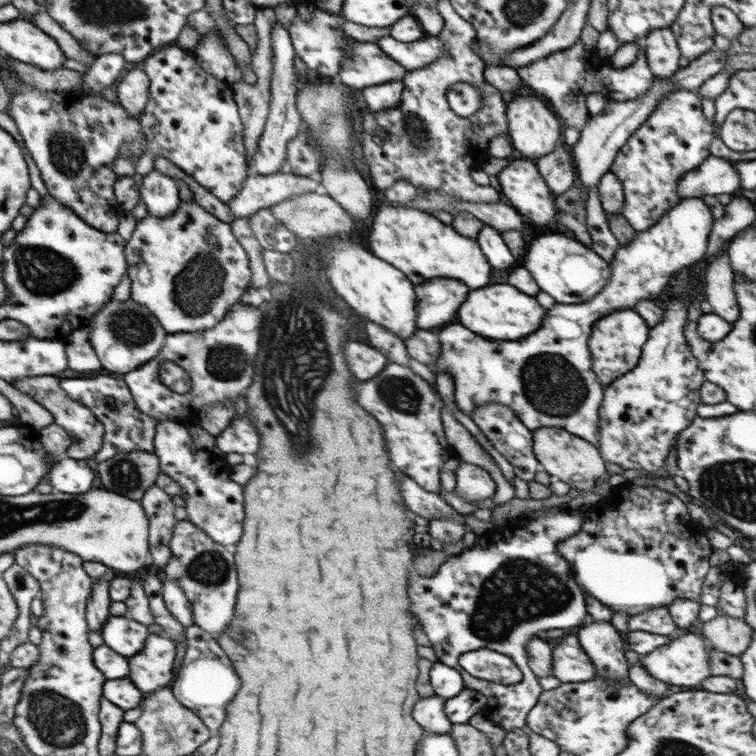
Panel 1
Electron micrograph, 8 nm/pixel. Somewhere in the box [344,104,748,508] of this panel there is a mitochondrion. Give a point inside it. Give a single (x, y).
(552, 385)

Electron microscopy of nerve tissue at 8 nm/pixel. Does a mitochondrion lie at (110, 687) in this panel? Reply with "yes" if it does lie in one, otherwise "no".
no

